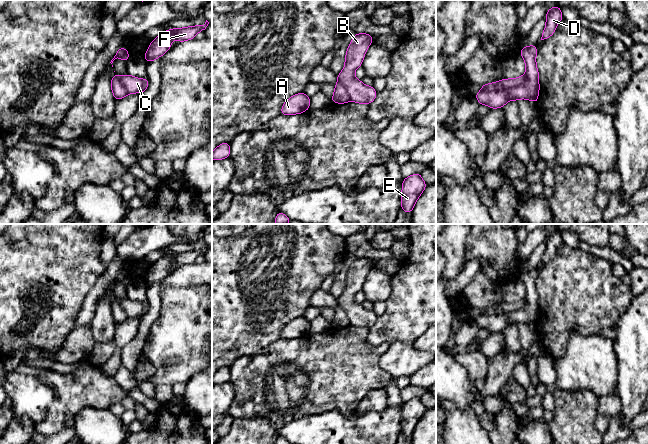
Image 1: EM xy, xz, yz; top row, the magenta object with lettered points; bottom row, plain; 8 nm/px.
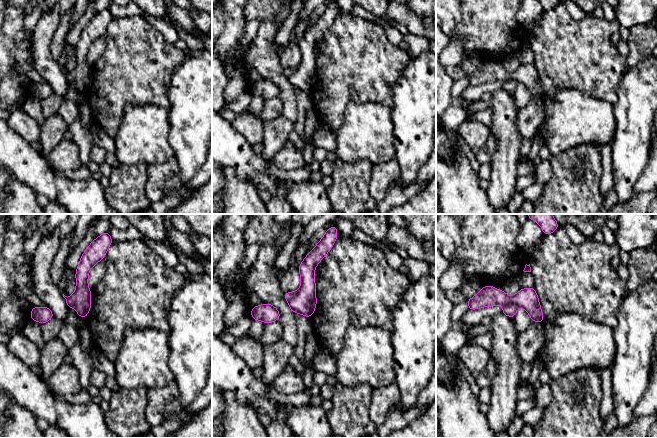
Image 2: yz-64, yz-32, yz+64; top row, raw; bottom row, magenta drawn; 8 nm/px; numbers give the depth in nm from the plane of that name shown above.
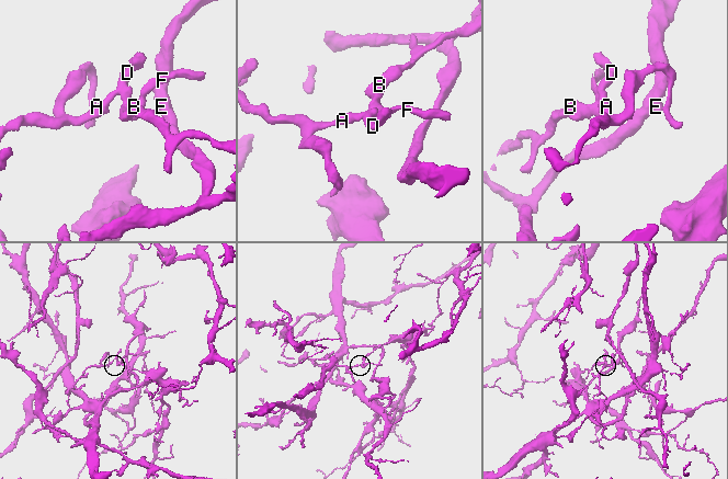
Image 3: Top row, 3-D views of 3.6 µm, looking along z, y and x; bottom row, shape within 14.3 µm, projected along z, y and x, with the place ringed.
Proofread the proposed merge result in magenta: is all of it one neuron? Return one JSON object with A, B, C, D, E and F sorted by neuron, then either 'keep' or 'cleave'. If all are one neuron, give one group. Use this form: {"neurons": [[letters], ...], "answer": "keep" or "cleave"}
{"neurons": [["A", "D"], ["B", "C", "E", "F"]], "answer": "cleave"}

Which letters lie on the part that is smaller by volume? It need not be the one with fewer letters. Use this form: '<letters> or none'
A, D

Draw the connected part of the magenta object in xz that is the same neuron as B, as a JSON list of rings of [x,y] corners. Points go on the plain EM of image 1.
[[[357,257],[347,272],[345,290],[342,296],[337,299],[338,305],[345,310],[352,326],[369,329],[377,320],[373,310],[364,309],[354,300],[355,294],[362,289],[365,277],[372,265],[372,259]]]

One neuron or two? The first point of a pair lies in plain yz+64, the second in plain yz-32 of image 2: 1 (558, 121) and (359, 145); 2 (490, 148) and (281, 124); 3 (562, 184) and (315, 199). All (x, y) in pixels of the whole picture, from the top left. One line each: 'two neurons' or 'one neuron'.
1: one neuron
2: one neuron
3: two neurons

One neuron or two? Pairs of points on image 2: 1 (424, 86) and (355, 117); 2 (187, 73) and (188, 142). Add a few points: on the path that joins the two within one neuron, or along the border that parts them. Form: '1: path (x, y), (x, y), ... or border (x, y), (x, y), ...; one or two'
1: border (390, 108), (393, 131); two
2: path (188, 90), (188, 125); one

